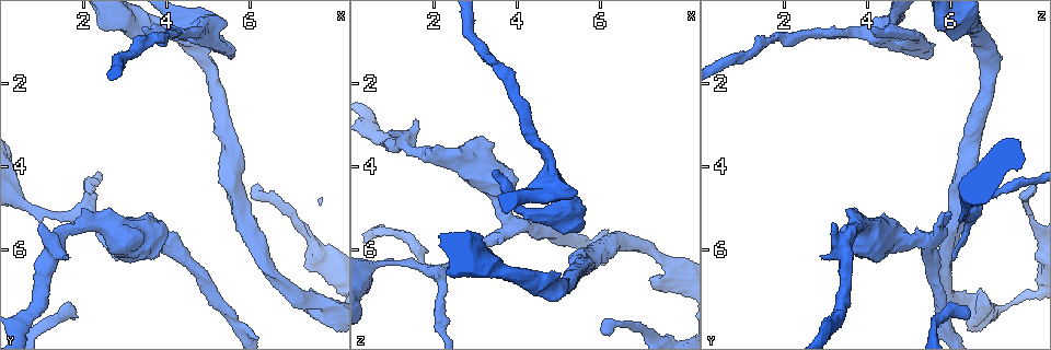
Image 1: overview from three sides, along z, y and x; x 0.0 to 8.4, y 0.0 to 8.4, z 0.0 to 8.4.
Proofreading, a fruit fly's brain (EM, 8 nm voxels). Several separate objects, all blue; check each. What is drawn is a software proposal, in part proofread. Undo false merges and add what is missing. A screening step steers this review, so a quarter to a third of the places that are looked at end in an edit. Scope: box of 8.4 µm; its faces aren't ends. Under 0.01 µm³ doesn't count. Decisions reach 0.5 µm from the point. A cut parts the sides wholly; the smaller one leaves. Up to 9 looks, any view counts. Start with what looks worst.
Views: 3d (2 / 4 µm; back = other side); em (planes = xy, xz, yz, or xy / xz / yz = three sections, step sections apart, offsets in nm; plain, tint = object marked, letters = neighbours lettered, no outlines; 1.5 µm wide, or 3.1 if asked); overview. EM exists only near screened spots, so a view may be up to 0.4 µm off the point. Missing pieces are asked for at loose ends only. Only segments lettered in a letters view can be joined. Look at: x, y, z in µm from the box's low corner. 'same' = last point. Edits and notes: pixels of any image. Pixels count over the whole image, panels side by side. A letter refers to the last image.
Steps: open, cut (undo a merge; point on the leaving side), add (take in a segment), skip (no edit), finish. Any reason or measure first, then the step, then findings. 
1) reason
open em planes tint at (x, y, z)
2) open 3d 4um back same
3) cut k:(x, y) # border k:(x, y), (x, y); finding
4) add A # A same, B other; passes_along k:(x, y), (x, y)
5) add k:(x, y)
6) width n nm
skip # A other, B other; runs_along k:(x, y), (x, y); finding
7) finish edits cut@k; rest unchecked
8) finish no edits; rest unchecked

an open end
open 3d 4um at (3.40, 0.65, 4.15)

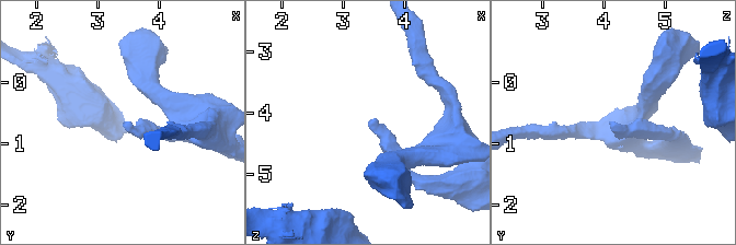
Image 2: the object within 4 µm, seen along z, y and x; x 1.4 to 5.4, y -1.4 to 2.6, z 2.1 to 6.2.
open em planes letters at (3.45, 0.65, 4.20)

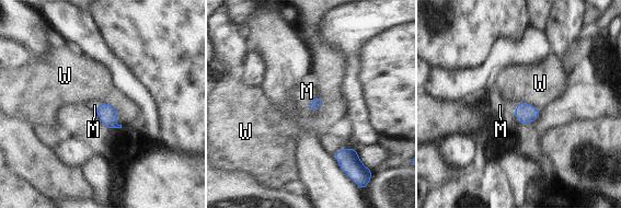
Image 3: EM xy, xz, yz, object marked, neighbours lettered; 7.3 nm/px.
longest_contact W 180 nm
add M # M same, W other; passes_along 3:(315, 103), (312, 101), (307, 91); it goes on there

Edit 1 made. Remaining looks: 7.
see it whole again
open overview

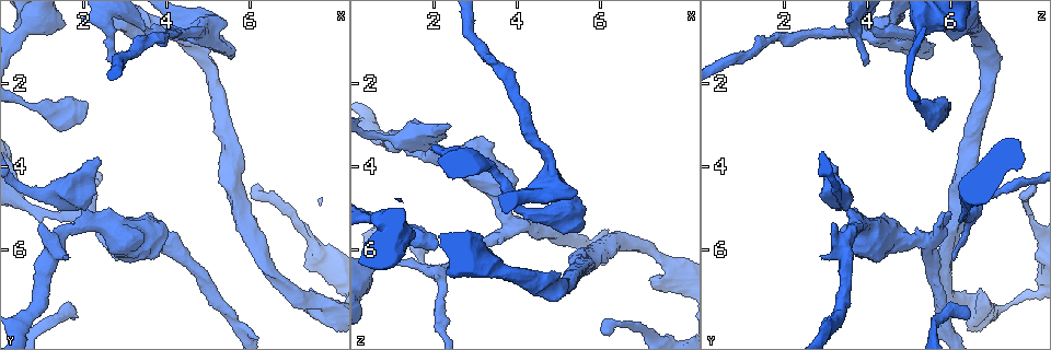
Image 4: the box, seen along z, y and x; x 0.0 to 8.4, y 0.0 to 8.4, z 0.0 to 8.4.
open em planes tint at (2.75, 6.20, 6.10)

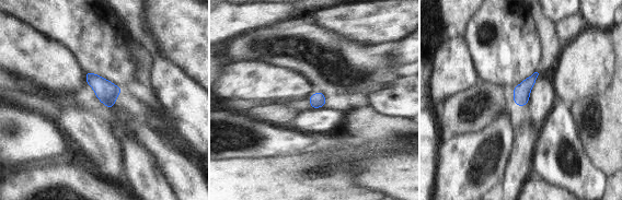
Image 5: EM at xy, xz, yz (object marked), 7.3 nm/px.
see the neighbours
open em planes letters same

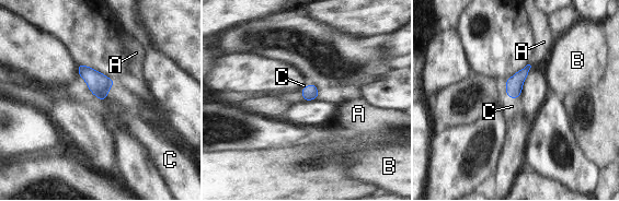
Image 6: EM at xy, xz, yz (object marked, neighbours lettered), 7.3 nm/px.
add C # A other, B other, C same; the cell continues

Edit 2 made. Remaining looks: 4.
see it whole again
open overview

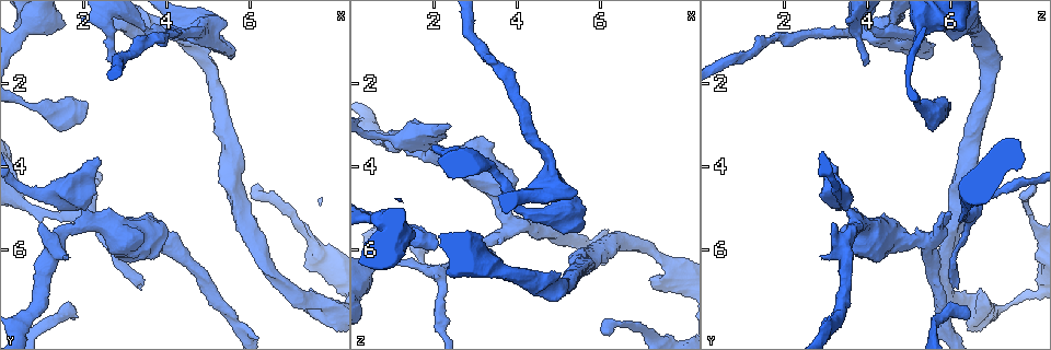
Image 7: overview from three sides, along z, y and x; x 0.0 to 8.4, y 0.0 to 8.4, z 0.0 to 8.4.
an open end
open em planes plain at (1.80, 7.60, 6.45)

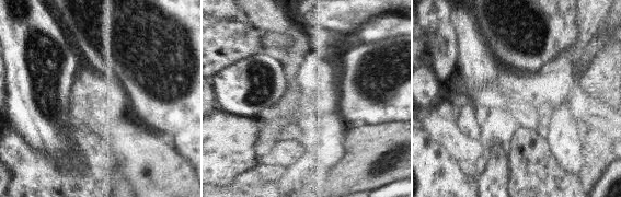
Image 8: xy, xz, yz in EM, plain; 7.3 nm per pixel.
open em planes letters same

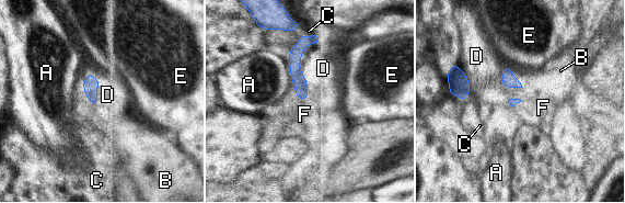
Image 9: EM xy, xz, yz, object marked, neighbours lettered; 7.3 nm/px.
skip # A other, B other, C other, D other, E other, F other; border 9:(320, 35), (301, 55), (305, 99); no lettered segment goes on from it

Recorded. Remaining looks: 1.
open em planes letters at (5.70, 7.85, 5.95)

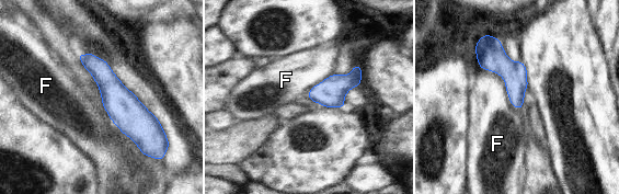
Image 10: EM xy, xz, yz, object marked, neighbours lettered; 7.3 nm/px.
width 160 nm
skip # F other; border 10:(478, 64), (503, 79), (519, 110); one cell here

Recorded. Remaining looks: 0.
finish edits add@3, add@6; rest unchecked

